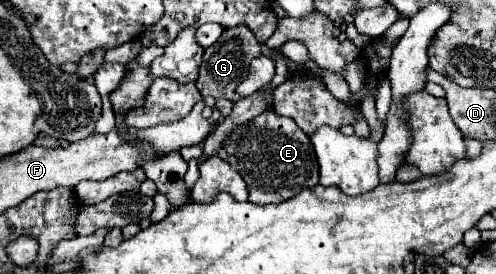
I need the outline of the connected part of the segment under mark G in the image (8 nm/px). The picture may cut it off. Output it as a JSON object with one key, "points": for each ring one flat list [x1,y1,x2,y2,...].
{"points":[[231,27,225,29,223,35,215,45,205,49,203,63,201,63,201,75,197,79,197,89,203,97,225,97,229,101,235,101,235,89,245,79,245,73,249,71,249,65,253,59,261,55,261,43,255,39,255,35,245,27]]}

